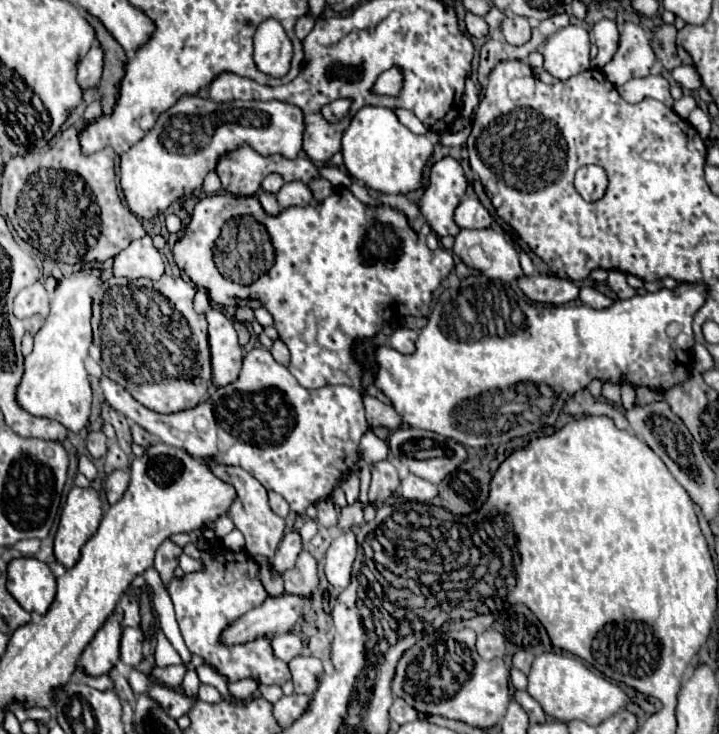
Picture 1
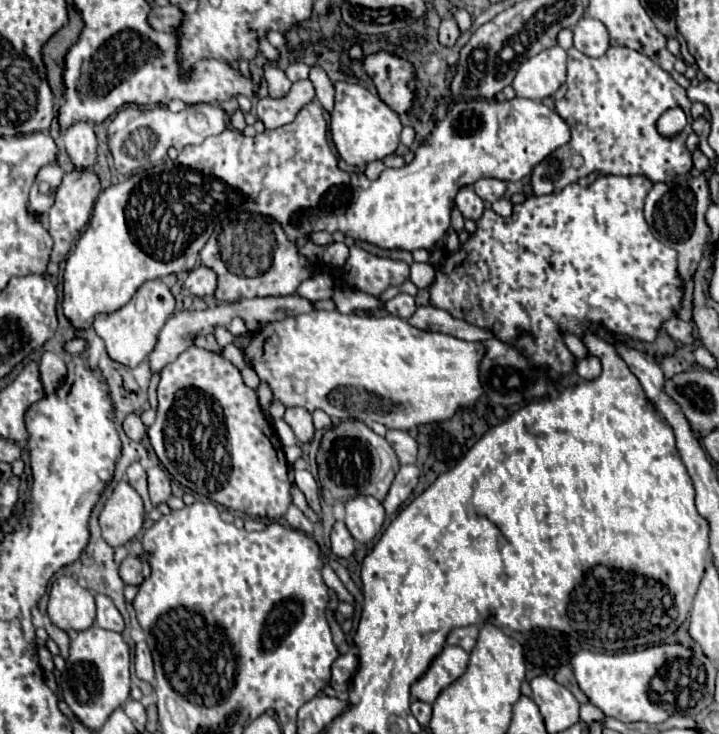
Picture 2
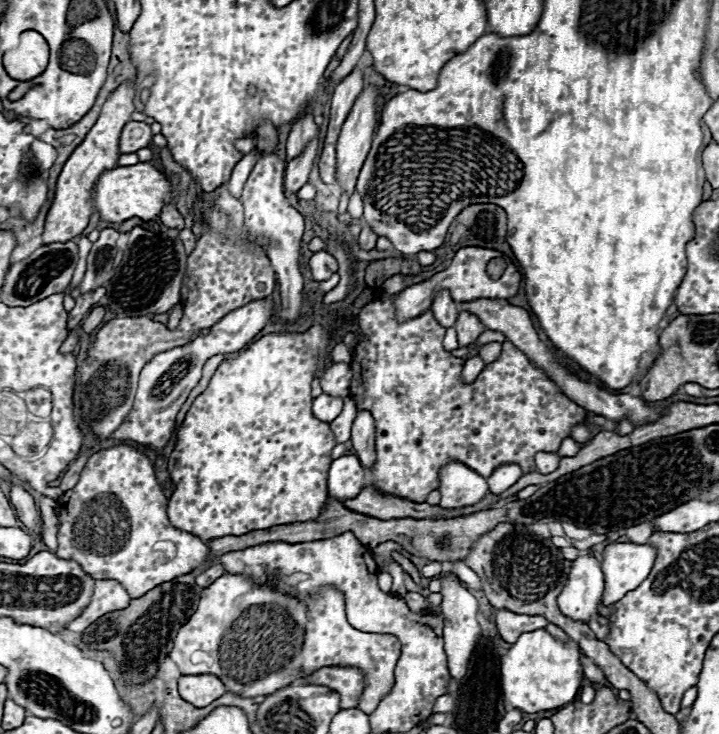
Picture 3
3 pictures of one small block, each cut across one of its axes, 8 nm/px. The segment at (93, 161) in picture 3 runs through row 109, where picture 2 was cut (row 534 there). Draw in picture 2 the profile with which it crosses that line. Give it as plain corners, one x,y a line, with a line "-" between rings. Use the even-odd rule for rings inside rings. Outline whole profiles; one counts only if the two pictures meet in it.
118,482
100,514
102,538
110,546
126,544
142,530
144,518
146,512
140,494
128,482

